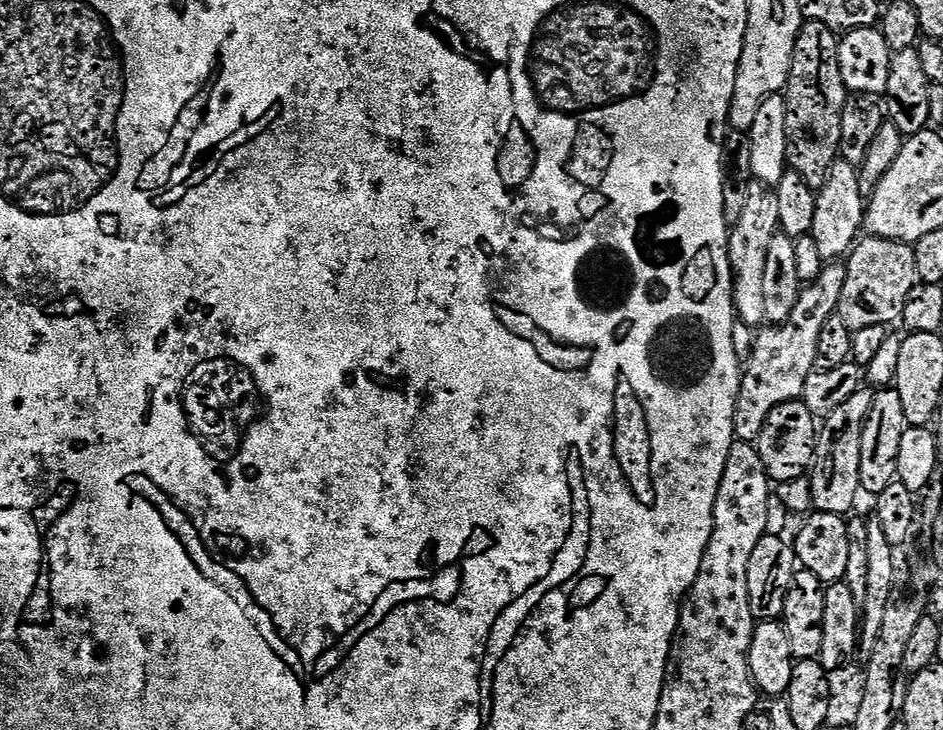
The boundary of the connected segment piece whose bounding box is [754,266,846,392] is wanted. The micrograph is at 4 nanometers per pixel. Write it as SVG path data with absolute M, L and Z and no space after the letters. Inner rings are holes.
M828 266L820 276L820 284L816 284L812 289L805 291L797 302L792 318L786 326L768 326L765 332L755 337L755 359L759 359L759 367L765 368L772 364L772 376L776 380L784 380L784 388L788 392L796 392L796 388L801 388L800 384L806 386L808 377L804 374L804 368L814 368L818 360L818 349L820 347L820 333L824 331L829 323L828 315L837 311L840 303L840 295L844 289L844 277L846 275L843 267ZM796 360L796 372L784 372L784 364L792 364Z

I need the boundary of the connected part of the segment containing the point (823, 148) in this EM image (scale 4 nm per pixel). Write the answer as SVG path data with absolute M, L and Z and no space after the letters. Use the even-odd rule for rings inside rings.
M813 20L805 23L796 40L788 87L782 97L786 112L788 168L797 172L813 190L819 190L827 183L832 167L841 155L843 114L850 101L840 69L840 40L833 29Z

